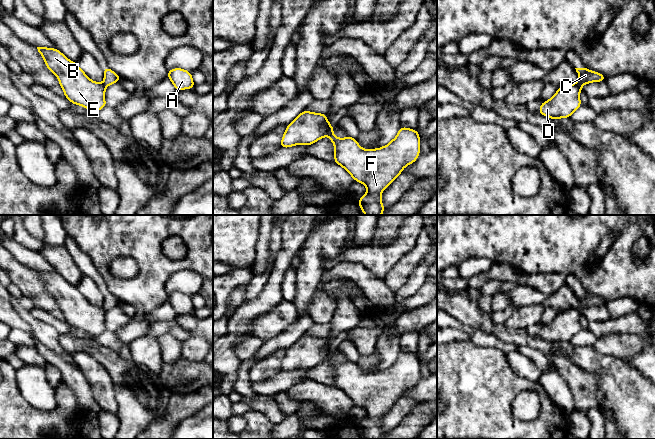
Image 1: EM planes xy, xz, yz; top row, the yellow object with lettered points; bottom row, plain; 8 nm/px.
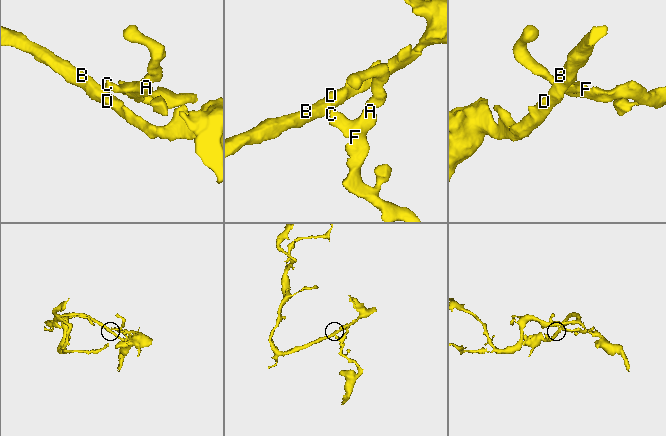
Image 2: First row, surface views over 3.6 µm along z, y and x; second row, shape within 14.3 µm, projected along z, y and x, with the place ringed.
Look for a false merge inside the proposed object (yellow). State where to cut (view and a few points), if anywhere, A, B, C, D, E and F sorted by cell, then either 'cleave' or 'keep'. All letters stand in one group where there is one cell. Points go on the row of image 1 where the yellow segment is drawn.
cut in xz along (332, 126), (326, 135); A C F / B D E; cleave

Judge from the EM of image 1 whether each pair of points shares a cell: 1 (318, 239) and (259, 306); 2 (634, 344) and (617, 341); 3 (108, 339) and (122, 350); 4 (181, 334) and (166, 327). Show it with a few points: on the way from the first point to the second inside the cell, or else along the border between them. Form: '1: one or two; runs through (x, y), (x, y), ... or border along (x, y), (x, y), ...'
1: two; border along (310, 229), (306, 240), (298, 250)
2: one; runs through (630, 344), (621, 344)
3: one; runs through (111, 341), (119, 347)
4: one; runs through (177, 331), (170, 327)

